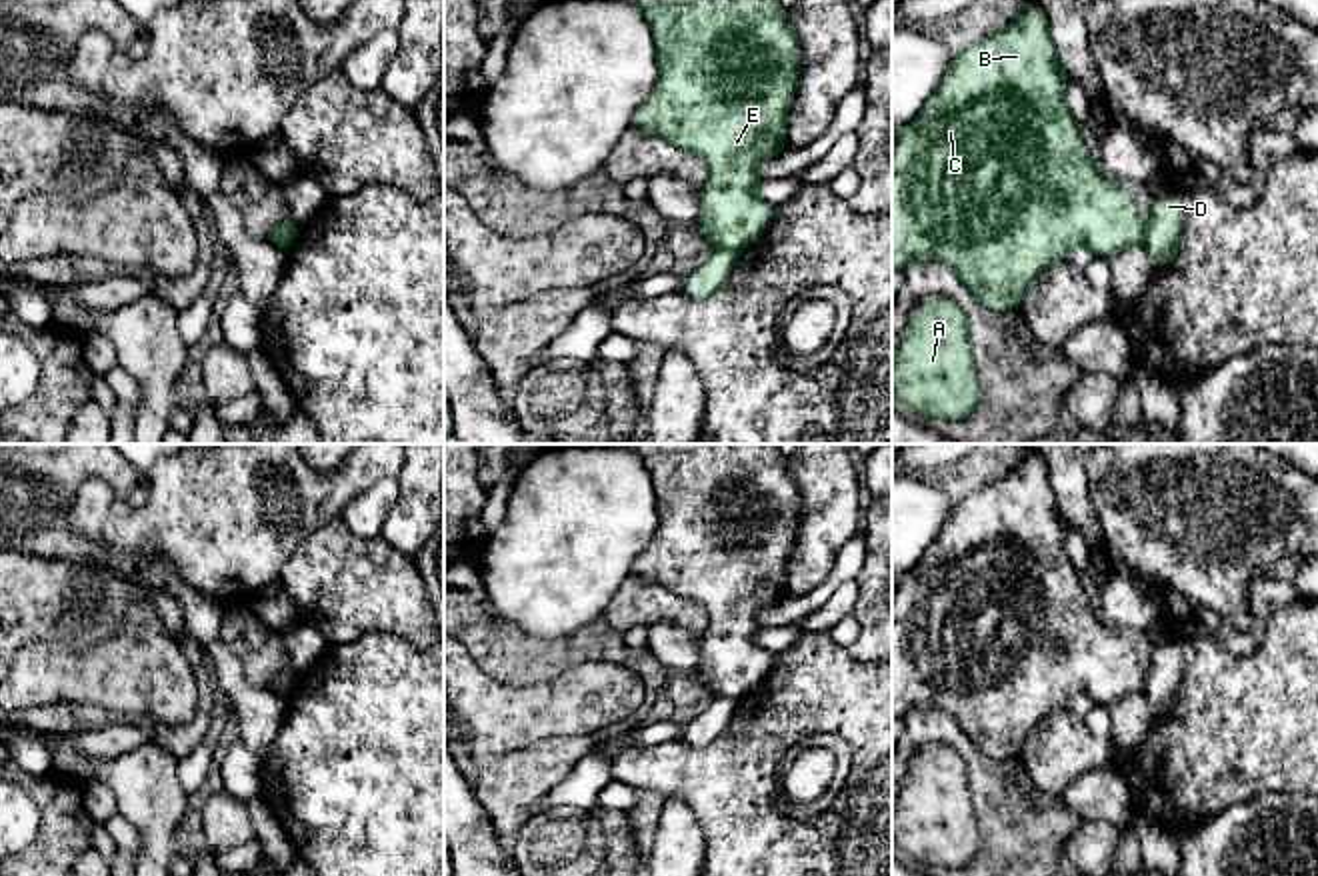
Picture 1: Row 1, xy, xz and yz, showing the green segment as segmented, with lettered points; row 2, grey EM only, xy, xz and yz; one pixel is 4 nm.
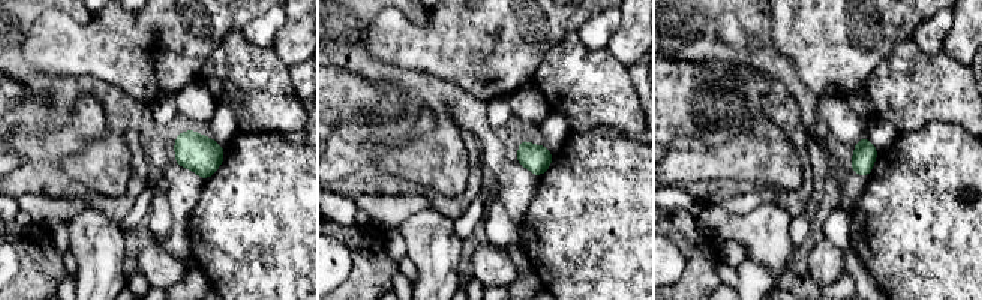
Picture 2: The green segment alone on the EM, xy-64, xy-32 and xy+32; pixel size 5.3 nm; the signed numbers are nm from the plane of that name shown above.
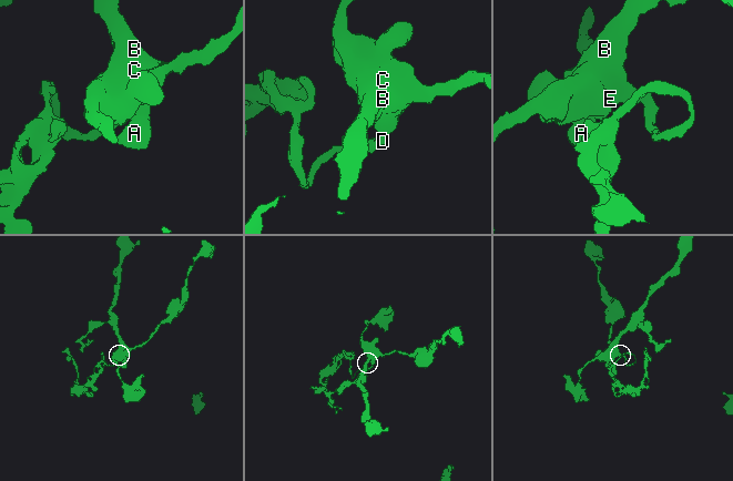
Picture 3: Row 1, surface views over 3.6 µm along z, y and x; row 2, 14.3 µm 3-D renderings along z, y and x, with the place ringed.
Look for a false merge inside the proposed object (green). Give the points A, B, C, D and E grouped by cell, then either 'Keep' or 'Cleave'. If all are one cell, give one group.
Groups: A B C E / D. Cleave

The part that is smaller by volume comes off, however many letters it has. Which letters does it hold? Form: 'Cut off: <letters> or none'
Cut off: D

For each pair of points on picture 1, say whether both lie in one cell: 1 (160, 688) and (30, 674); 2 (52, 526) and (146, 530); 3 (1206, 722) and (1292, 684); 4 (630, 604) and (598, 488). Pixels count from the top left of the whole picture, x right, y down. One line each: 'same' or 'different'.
1: same
2: different
3: same
4: different

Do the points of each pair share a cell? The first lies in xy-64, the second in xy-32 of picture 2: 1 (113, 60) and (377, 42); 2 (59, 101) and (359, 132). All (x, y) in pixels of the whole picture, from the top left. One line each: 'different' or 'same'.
1: same
2: same

